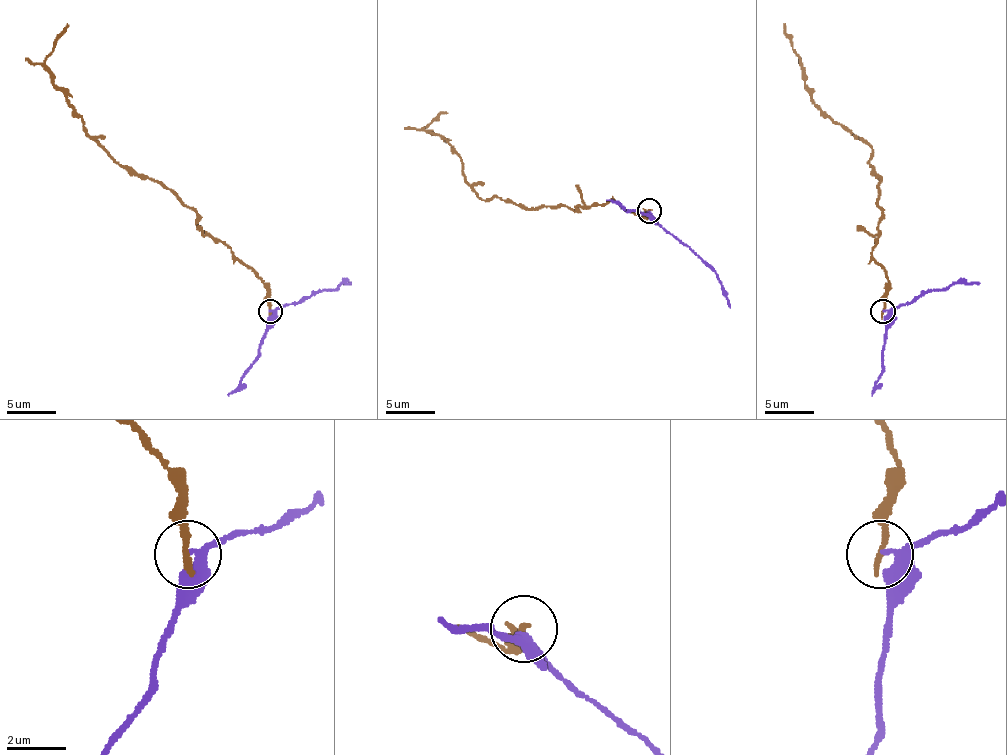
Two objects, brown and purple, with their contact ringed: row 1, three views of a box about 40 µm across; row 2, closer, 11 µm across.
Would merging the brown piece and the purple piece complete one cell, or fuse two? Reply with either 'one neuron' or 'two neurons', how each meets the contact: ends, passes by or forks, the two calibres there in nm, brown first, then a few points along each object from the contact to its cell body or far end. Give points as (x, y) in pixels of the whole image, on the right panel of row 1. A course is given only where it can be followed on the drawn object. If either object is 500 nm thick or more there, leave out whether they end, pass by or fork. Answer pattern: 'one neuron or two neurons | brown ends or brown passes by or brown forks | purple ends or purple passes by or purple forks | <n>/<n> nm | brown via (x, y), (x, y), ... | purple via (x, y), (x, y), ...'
two neurons | brown ends | purple passes by | 220/130 nm | brown via (882, 310), (887, 281), (872, 252), (882, 210), (872, 149), (828, 117), (804, 83), (784, 24) | purple via (882, 310), (892, 310), (946, 286), (980, 284)

